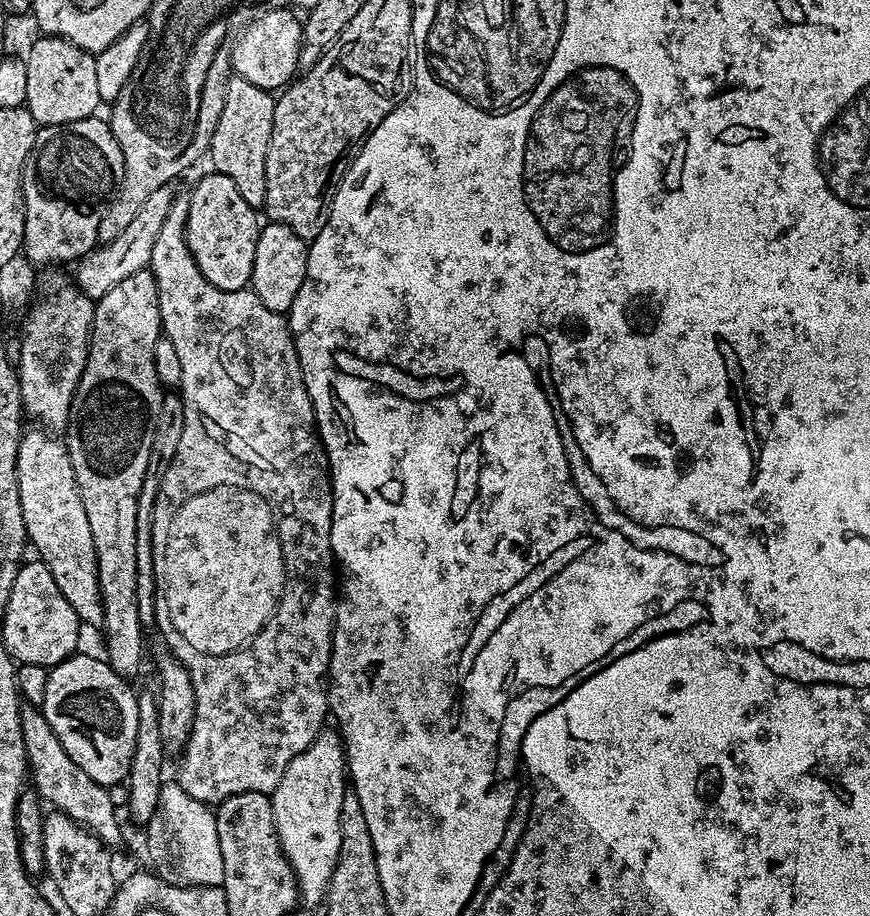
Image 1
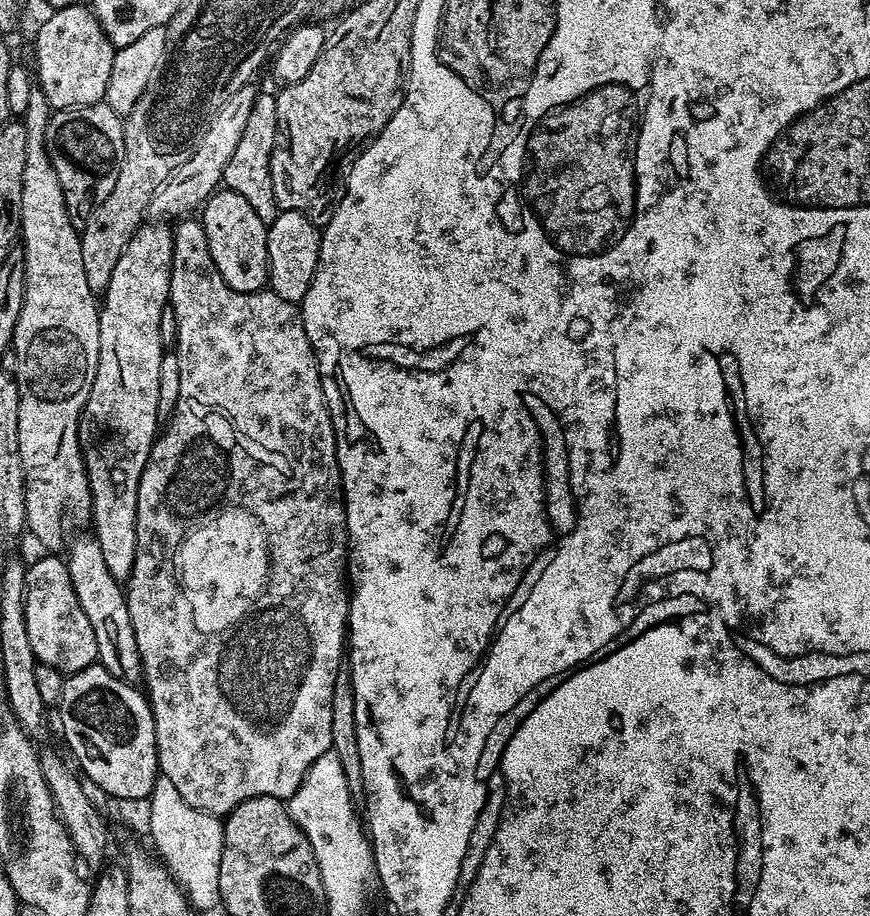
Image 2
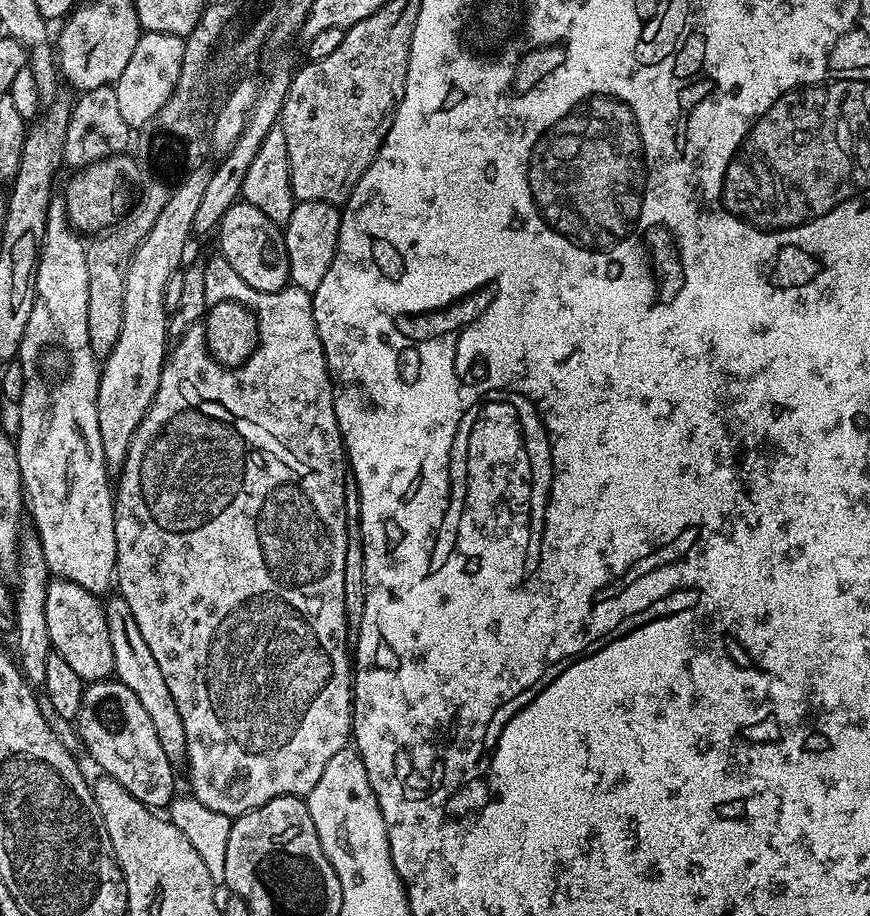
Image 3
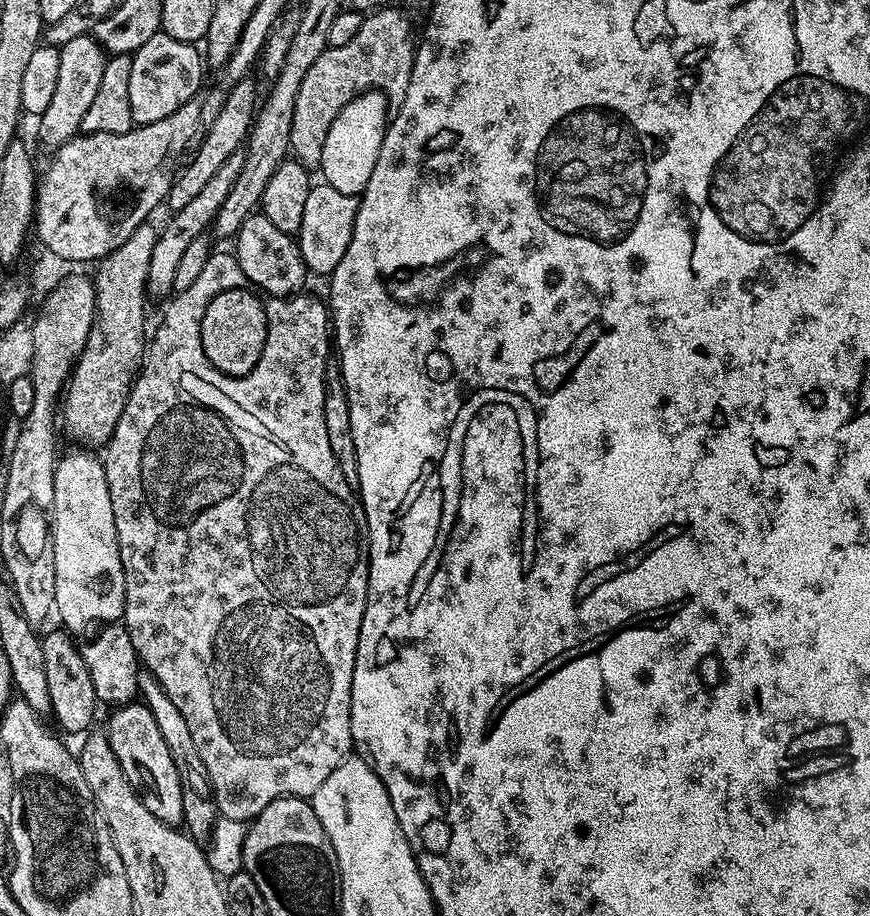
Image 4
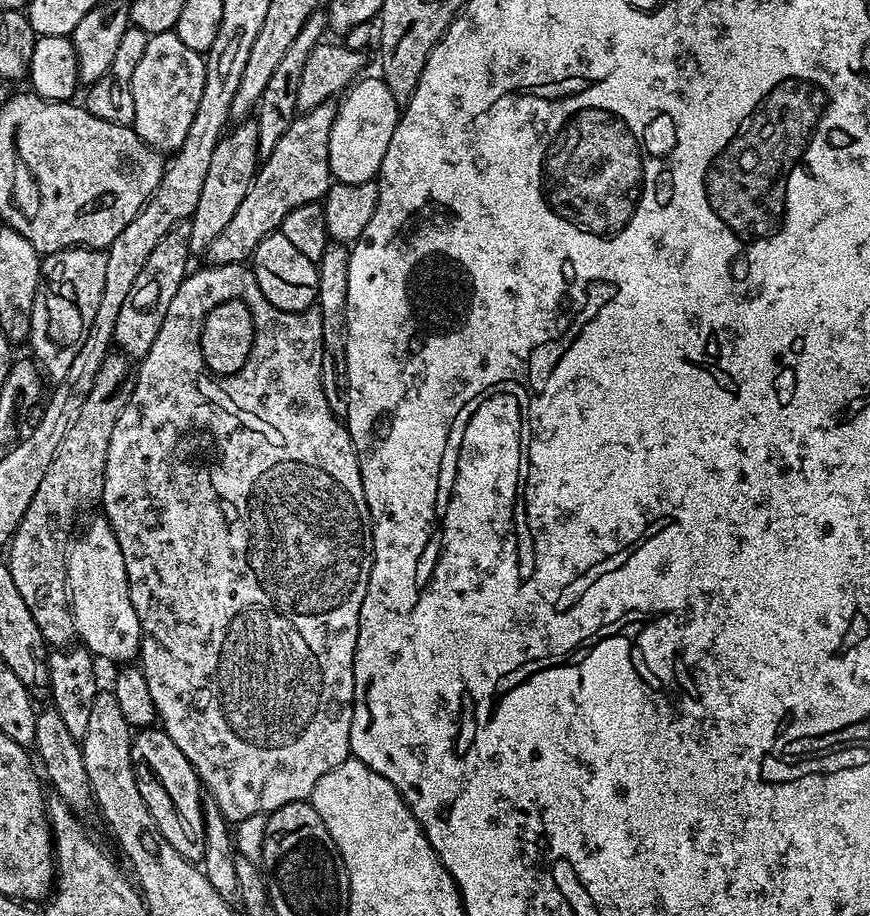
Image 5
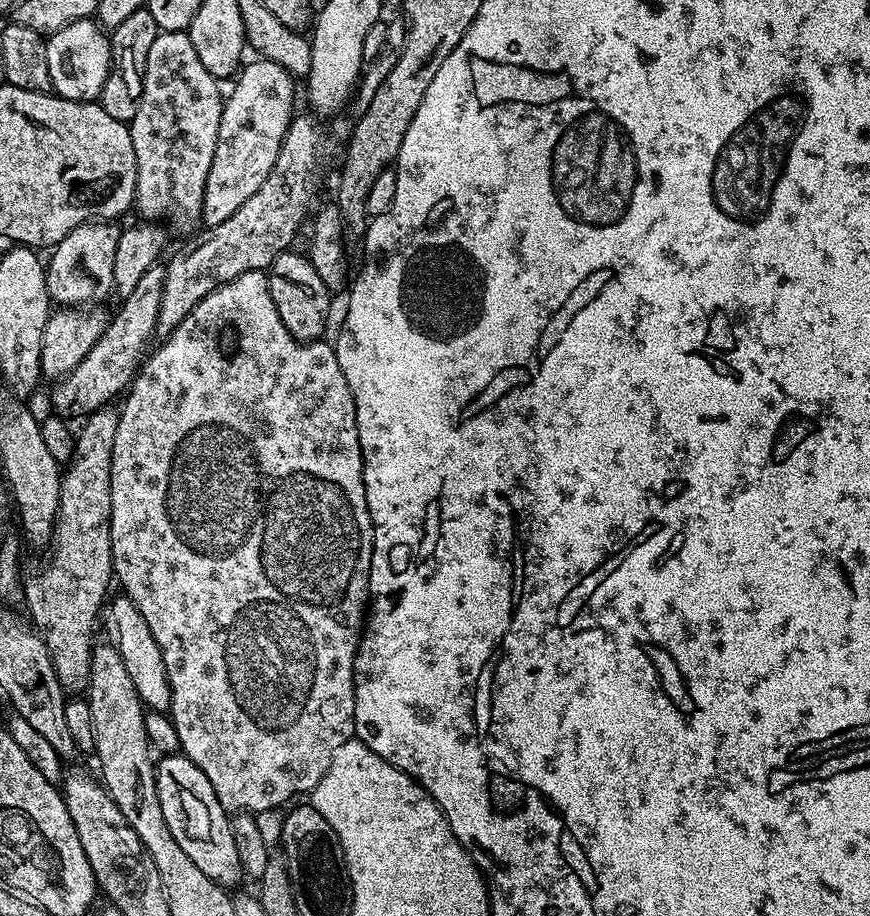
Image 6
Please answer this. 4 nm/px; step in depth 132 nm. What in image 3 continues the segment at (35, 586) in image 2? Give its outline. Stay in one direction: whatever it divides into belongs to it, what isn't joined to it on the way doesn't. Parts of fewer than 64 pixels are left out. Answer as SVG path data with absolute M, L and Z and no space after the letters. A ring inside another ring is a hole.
M59 578L49 579L46 590L46 625L49 634L51 651L55 655L66 658L66 662L85 682L93 680L109 679L114 673L114 646L110 646L110 630L106 626L106 614L102 605L102 600L95 592L87 592L82 586L78 586L69 580Z

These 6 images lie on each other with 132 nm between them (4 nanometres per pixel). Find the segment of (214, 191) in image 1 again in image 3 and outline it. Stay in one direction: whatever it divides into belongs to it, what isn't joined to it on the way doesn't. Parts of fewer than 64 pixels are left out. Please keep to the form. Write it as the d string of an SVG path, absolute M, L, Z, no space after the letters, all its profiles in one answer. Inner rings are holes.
M243 202L232 204L220 220L218 229L220 235L219 255L250 286L259 292L280 292L289 287L288 259L284 245L284 233L281 225L270 222L258 206L250 206Z

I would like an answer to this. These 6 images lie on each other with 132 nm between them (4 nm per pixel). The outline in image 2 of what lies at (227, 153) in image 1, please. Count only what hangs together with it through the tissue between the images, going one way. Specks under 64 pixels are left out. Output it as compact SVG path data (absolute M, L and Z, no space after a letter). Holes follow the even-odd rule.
M261 91L257 95L250 118L247 119L246 130L242 132L234 154L226 164L223 187L229 188L234 194L242 194L246 202L250 202L254 214L262 218L266 225L272 224L274 218L282 211L274 198L274 182L272 181L272 152L276 148L276 137L281 135L280 119L276 109L276 96Z

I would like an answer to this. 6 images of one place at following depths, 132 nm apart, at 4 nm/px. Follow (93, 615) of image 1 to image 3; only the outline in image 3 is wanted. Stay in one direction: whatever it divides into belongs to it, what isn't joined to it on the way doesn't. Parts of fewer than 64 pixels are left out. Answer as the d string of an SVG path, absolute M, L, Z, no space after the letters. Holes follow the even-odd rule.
M119 594L109 595L107 599L102 605L106 614L106 626L110 630L110 646L114 646L115 679L126 686L126 690L132 691L134 698L138 698L142 705L142 710L146 710L158 734L158 743L169 762L174 766L183 765L186 760L186 730L182 727L178 706L174 706L174 697L166 686L166 678L162 678L162 670L158 670L158 662L154 662L154 654L150 654L150 646L146 646L146 638L142 638L142 630L138 630L138 622L134 622L130 606L126 606Z

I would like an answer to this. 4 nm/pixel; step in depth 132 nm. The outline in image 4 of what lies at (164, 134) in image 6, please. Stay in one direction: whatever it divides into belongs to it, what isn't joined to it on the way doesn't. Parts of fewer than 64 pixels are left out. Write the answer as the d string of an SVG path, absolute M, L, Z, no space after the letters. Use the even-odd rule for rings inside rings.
M161 30L154 38L150 38L150 42L146 42L146 46L131 53L130 114L133 125L162 122L162 118L174 114L174 110L196 96L196 92L202 87L203 80L200 79L206 73L202 52L198 49L196 44L170 38Z

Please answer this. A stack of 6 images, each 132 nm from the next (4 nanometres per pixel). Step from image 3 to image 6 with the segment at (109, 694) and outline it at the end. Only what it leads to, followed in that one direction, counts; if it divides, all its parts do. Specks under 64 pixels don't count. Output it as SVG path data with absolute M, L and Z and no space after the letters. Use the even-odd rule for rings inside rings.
M164 754L159 757L156 769L156 793L162 806L162 818L166 818L166 826L170 834L174 834L174 842L182 846L182 851L206 878L216 884L229 886L242 880L244 871L238 862L238 846L234 846L234 834L229 813L225 812L218 802L218 794L214 794L214 786L210 786L210 778L190 762L183 754Z

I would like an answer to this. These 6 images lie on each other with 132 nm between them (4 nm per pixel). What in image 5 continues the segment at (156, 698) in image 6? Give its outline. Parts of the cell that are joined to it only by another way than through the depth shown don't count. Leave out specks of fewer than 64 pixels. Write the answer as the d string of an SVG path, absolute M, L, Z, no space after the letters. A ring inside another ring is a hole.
M103 515L96 517L84 528L84 533L71 541L68 550L68 599L72 606L72 617L79 643L93 657L113 660L116 666L135 661L140 655L140 623L134 602L130 602L130 590L126 578L126 562L122 558L122 546L118 546L114 530Z

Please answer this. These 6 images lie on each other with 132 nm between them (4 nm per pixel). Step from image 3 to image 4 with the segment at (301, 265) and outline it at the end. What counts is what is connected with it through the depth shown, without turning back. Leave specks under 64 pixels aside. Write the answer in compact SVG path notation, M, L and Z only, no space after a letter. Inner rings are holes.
M325 182L313 183L310 194L306 194L305 213L302 214L302 226L298 233L300 253L309 273L317 272L324 278L331 277L338 262L342 262L342 254L346 254L346 246L350 246L359 205L357 197L342 194Z

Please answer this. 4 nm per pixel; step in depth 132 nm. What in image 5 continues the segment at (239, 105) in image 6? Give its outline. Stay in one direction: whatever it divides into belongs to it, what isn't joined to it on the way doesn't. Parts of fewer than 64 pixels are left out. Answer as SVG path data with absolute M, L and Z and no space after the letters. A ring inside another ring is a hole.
M245 118L239 121L220 137L218 146L214 146L214 155L210 158L210 170L206 173L206 182L202 182L202 194L198 194L198 206L194 206L194 214L187 221L190 226L189 253L207 253L210 242L214 242L214 238L218 238L218 234L226 230L230 218L234 218L238 206L242 206L242 198L246 198L256 178L260 159L258 126L255 119Z

